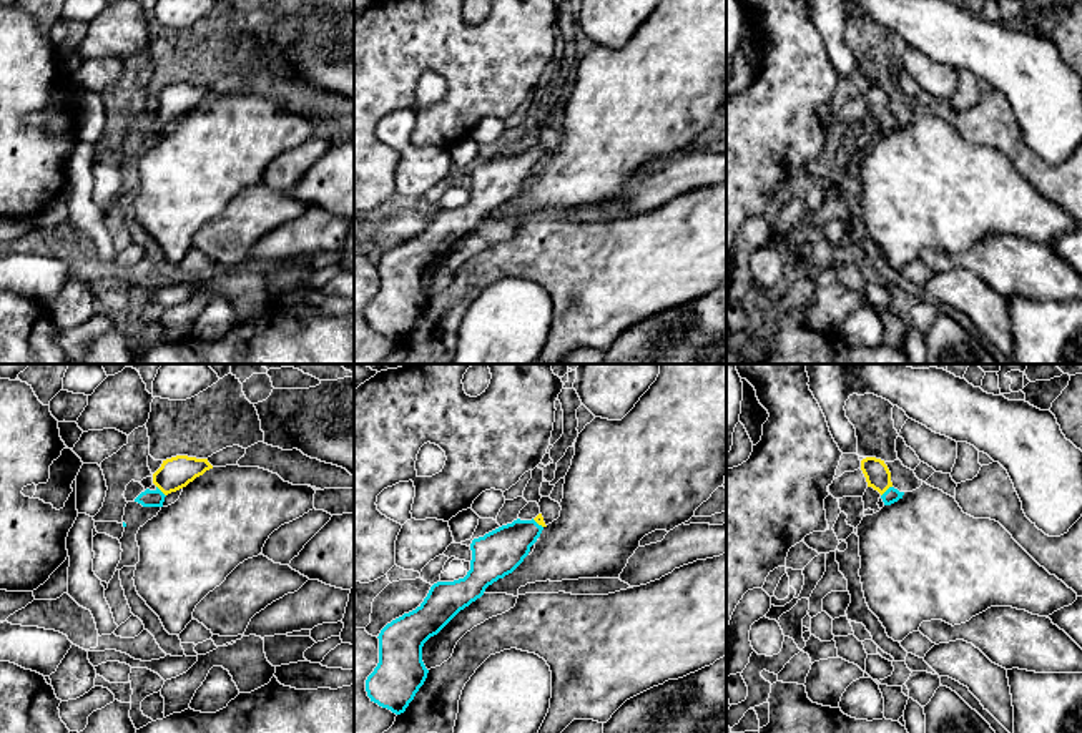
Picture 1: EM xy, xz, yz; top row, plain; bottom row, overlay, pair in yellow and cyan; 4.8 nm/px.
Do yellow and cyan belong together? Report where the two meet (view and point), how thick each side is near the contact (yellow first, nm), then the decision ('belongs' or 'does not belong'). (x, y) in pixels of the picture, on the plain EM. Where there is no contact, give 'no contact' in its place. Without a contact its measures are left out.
yz (886, 117) | 120/70 nm | belongs

